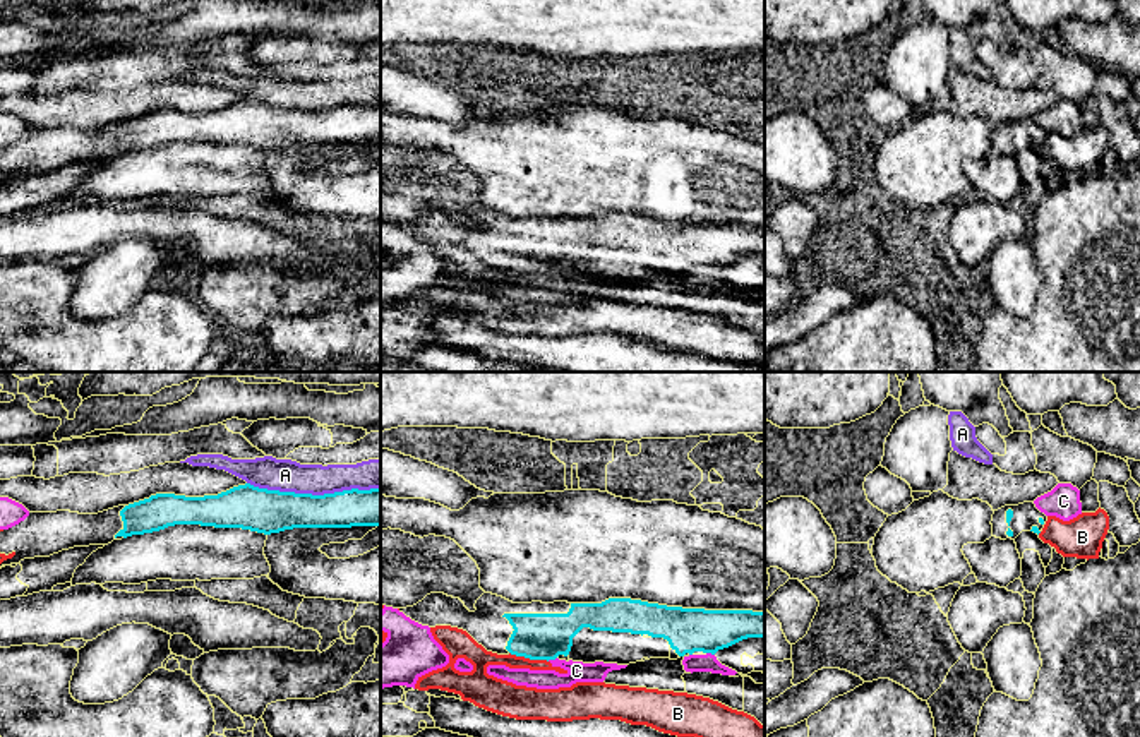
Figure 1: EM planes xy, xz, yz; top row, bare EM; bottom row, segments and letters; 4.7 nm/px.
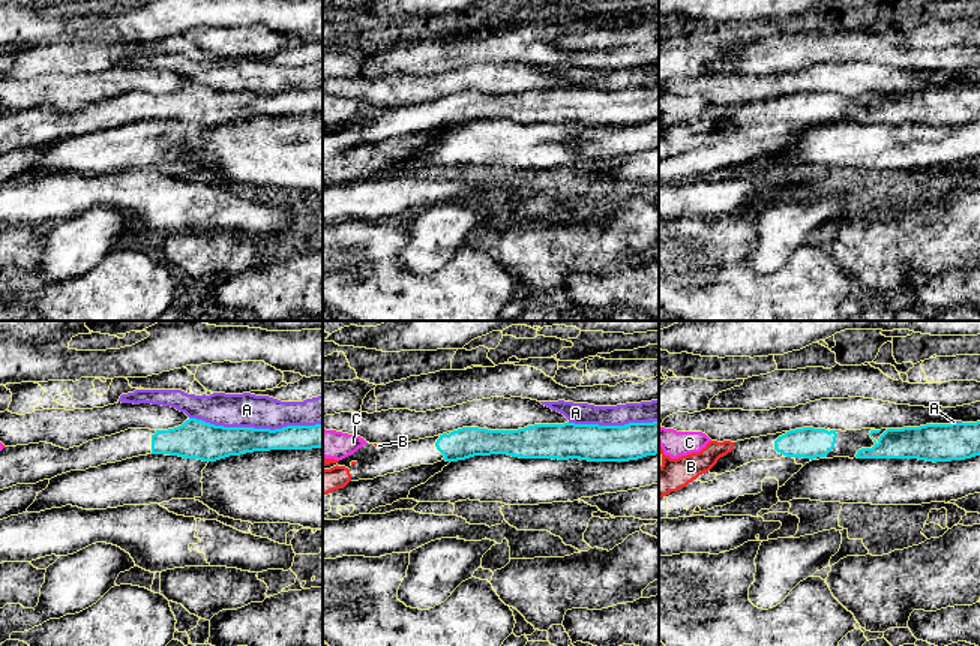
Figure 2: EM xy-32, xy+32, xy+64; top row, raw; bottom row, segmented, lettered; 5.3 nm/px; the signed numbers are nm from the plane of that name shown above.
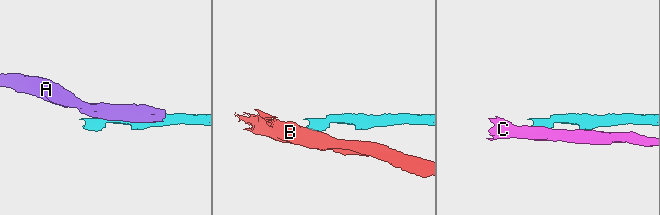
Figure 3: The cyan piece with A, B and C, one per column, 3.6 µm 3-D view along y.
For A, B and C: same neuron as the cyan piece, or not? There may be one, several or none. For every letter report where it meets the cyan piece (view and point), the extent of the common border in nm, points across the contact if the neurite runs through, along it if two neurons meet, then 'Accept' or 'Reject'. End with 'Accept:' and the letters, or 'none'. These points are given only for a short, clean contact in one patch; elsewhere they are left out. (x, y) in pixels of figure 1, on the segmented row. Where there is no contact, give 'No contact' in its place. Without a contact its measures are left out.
A: Touches cyan at xy (314, 496). Shared border 600 nm. Reject
B: Touches cyan at xz (528, 657). Shared border 190 nm. Boundary: xz (510, 652), (547, 662). Reject
C: Touches cyan at xz (551, 659). Shared border 50 nm. Reject
Accept: none

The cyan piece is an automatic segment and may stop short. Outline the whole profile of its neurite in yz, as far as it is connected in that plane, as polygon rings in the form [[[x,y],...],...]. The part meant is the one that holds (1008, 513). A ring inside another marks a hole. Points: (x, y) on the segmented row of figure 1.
[[[1034,502],[1005,506],[993,514],[993,536],[1015,540],[1022,531],[1041,533],[1047,516]]]

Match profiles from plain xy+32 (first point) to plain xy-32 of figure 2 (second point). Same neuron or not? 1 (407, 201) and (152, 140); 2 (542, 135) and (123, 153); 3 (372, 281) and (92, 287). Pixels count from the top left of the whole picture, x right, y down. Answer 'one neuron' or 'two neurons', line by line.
1: two neurons
2: one neuron
3: one neuron

